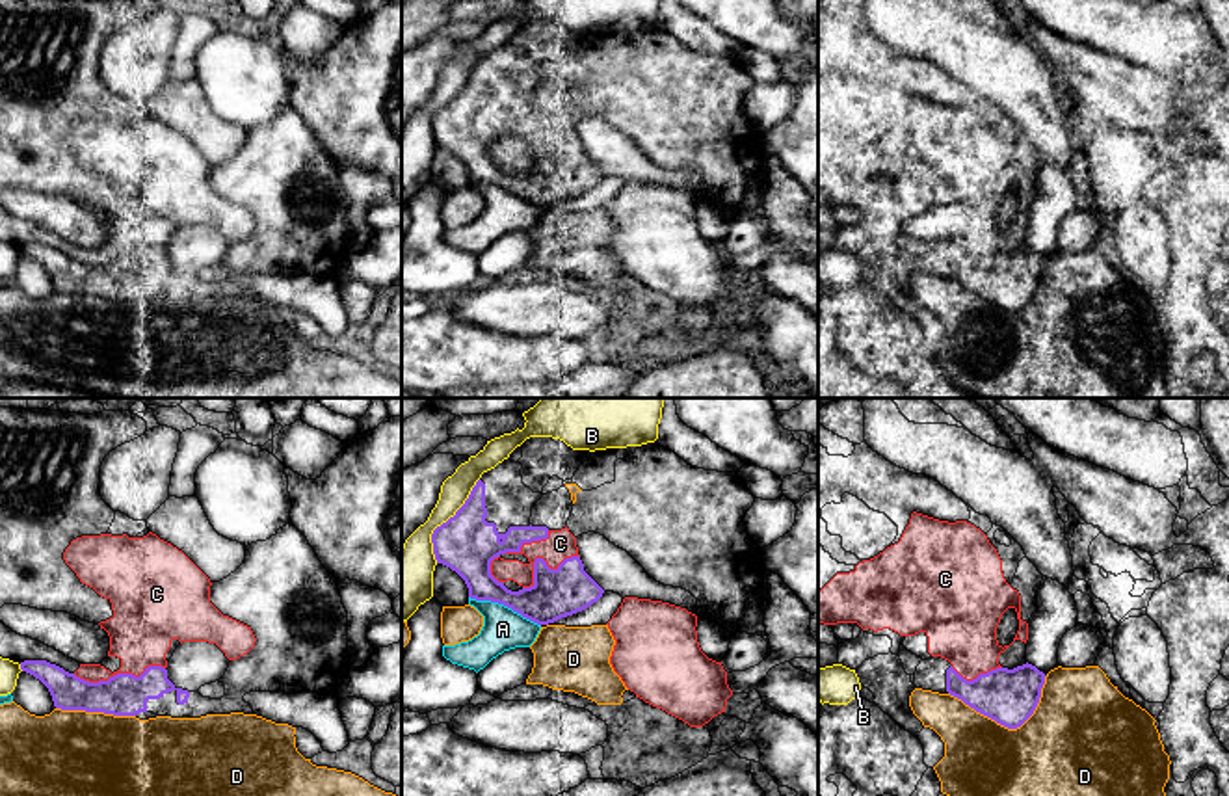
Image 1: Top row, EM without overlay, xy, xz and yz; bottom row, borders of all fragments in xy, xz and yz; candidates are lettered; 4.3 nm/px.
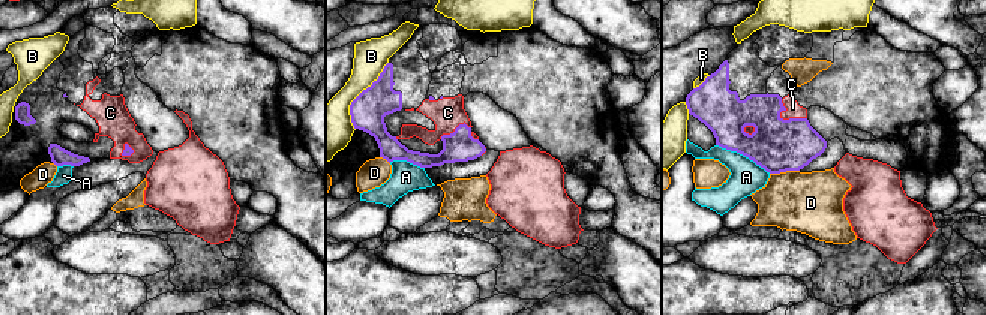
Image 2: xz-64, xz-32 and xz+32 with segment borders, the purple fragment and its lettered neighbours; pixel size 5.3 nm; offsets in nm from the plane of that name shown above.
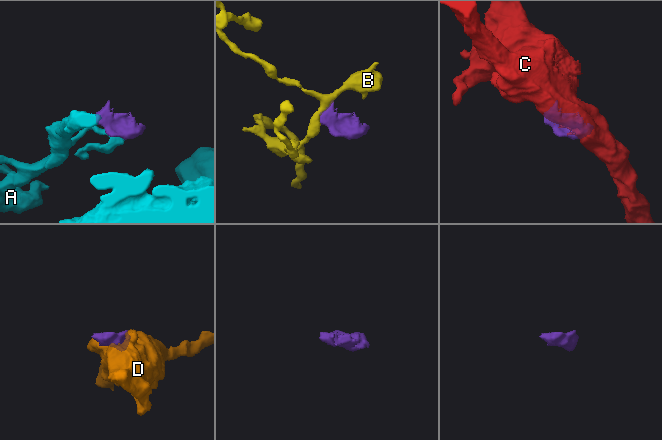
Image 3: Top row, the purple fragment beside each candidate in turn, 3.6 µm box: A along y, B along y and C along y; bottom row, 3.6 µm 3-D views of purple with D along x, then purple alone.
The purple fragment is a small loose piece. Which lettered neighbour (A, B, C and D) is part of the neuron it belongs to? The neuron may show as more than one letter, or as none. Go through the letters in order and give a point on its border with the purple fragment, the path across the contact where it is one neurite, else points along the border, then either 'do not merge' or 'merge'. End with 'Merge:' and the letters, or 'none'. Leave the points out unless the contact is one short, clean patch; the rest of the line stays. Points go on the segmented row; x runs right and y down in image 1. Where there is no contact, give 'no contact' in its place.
A: contact xz (504, 605); border xz (469, 596), (480, 601), (502, 603), (540, 625); do not merge
B: contact xz (447, 521); border xz (478, 478), (465, 503), (434, 530), (432, 553), (436, 562); do not merge
C: contact xy (118, 674); do not merge
D: contact yz (1008, 728); do not merge
Merge: none

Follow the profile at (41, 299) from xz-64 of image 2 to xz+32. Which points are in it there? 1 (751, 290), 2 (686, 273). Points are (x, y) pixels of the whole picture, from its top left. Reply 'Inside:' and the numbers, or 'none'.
Inside: 1, 2

